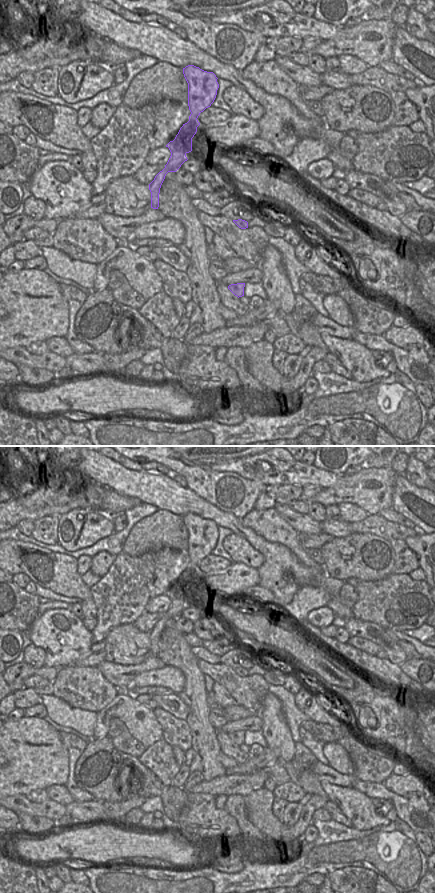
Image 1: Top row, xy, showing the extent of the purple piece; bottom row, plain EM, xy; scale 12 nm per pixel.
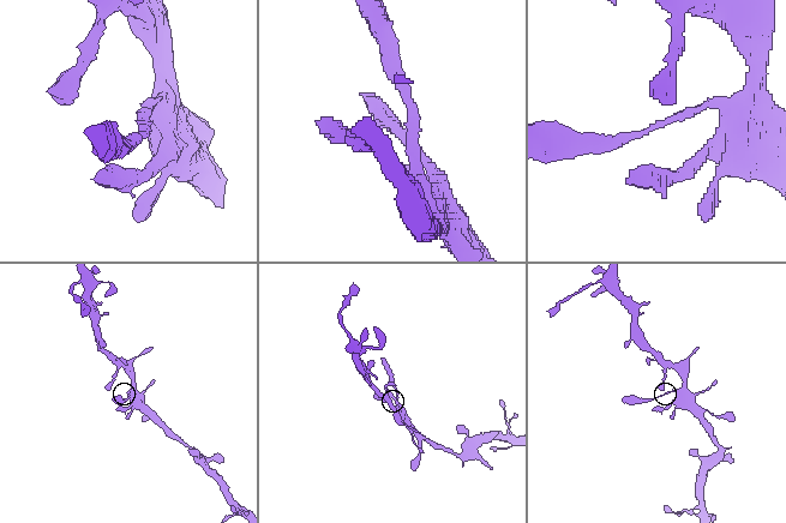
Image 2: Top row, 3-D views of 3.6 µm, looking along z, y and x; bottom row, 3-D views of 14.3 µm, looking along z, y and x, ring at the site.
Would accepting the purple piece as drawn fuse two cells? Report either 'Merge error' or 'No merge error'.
No merge error

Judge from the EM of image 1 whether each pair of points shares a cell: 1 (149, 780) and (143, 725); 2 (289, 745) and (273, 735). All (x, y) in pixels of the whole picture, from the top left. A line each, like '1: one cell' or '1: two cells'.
1: two cells
2: one cell

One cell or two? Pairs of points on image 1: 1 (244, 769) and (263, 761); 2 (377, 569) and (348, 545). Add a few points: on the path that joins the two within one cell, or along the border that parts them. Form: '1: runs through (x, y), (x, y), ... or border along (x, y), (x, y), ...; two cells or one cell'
1: runs through (249, 767), (258, 762); one cell
2: runs through (370, 562), (364, 556), (358, 555), (355, 552); one cell

